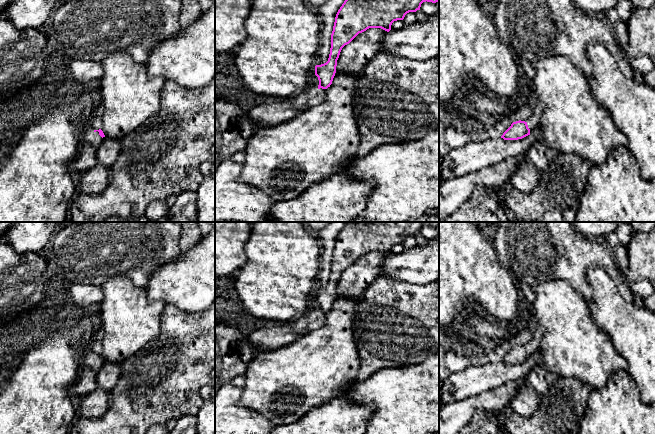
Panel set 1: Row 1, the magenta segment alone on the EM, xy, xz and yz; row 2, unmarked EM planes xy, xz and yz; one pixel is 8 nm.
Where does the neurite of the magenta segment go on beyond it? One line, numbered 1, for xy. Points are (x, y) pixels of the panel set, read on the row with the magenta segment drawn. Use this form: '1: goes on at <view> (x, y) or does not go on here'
1: does not go on here

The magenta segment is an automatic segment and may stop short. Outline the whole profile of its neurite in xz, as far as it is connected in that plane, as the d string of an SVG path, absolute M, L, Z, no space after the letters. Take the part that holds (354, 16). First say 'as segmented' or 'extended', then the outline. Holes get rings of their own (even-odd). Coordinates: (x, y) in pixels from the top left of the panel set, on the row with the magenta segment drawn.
as segmented; M345 0L335 17L328 61L315 66L315 75L319 80L318 89L330 87L336 73L337 60L342 48L349 44L359 33L369 28L381 28L389 32L394 21L403 20L407 13L420 10L421 4L426 1L436 3L439 0Z

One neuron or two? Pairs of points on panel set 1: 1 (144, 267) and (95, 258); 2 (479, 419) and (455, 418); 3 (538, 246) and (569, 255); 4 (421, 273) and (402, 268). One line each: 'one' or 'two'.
1: one
2: two
3: one
4: one

